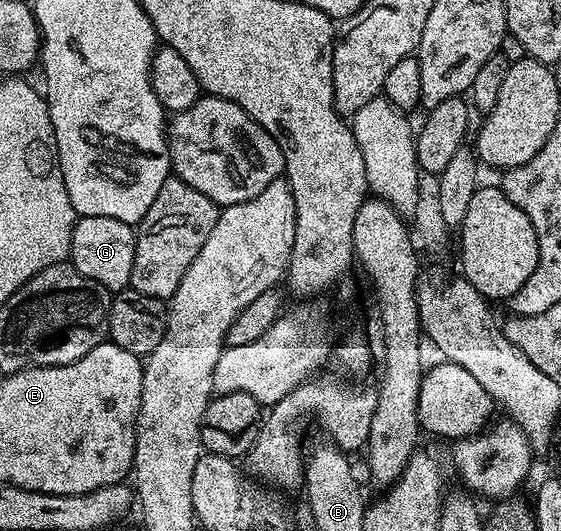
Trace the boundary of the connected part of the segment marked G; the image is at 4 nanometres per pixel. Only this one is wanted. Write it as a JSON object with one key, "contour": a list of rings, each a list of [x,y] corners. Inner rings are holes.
{"contour":[[[108,215],[78,217],[75,220],[68,261],[76,271],[80,271],[80,275],[100,283],[108,290],[121,291],[130,284],[135,259],[135,226],[120,223],[120,219],[108,219]]]}

